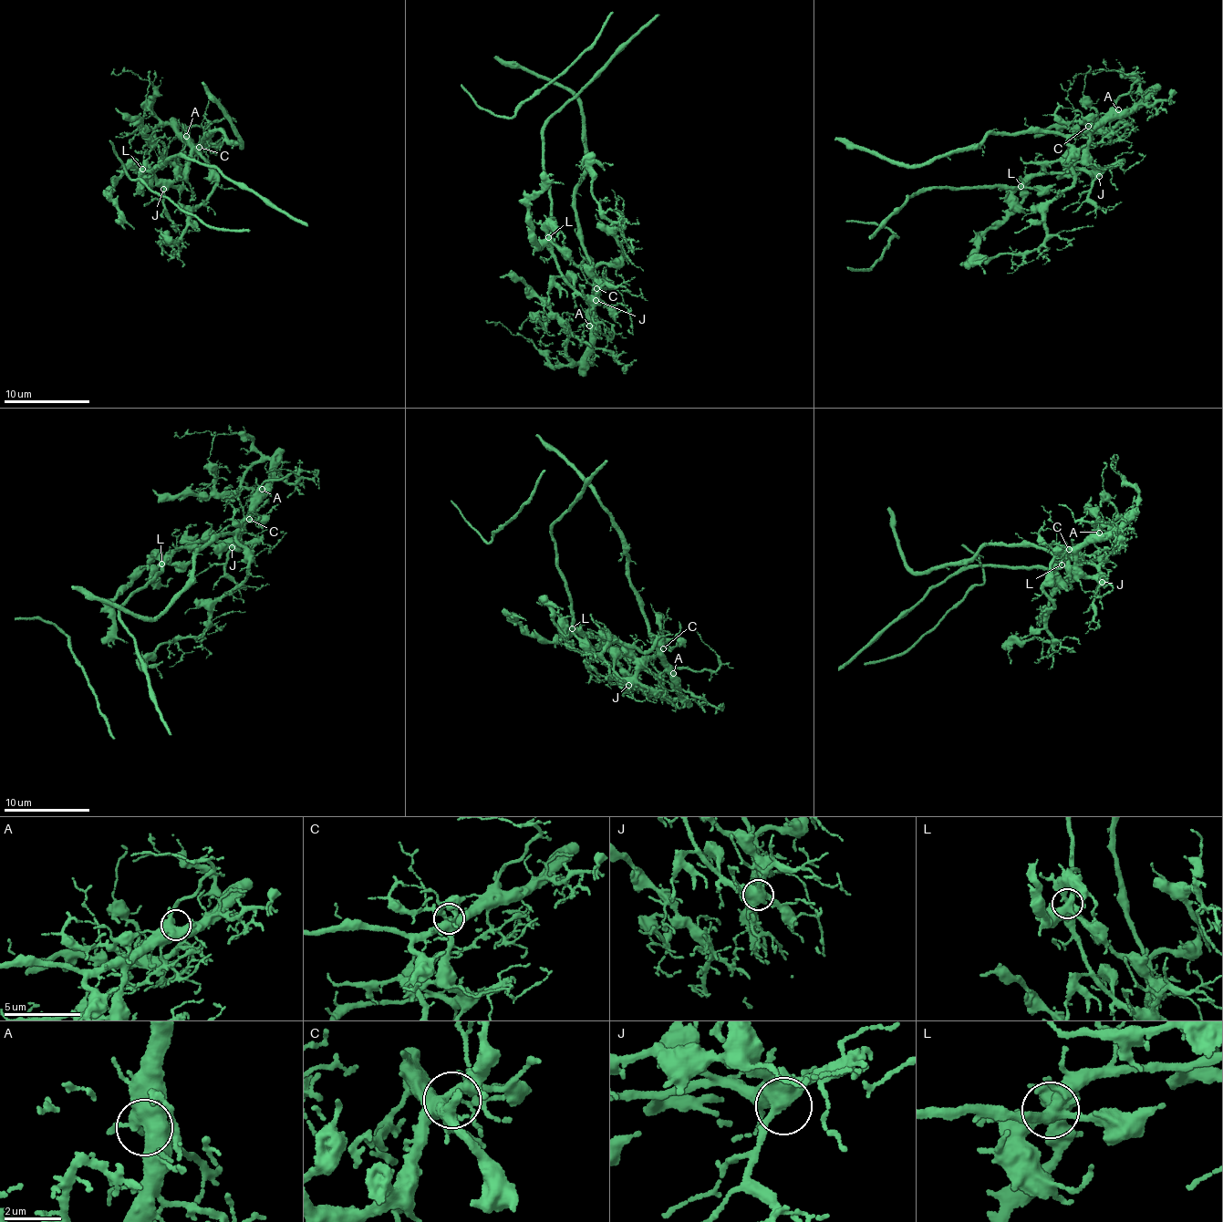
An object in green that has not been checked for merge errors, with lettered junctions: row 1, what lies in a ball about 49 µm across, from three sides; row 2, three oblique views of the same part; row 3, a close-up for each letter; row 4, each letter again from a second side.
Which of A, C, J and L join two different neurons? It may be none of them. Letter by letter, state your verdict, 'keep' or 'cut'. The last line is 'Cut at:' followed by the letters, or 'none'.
A: keep
C: keep
J: keep
L: cut
Cut at: L

